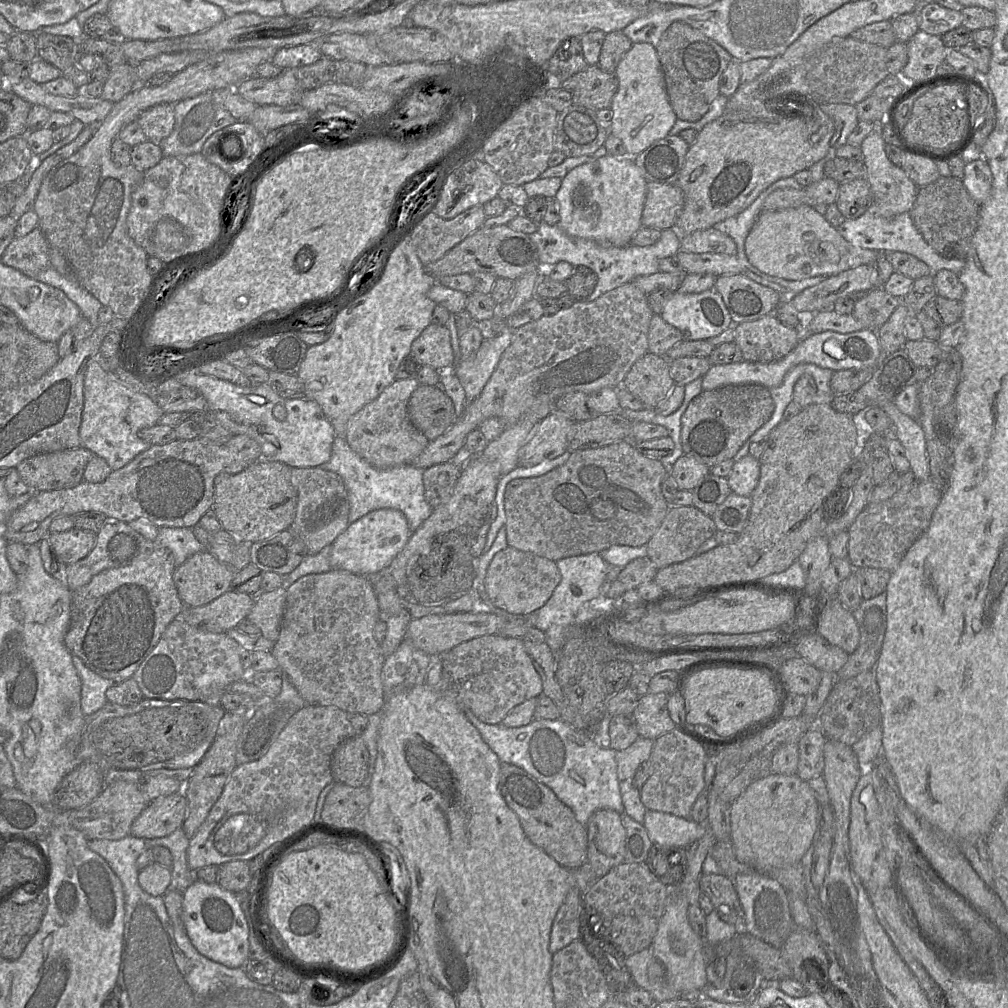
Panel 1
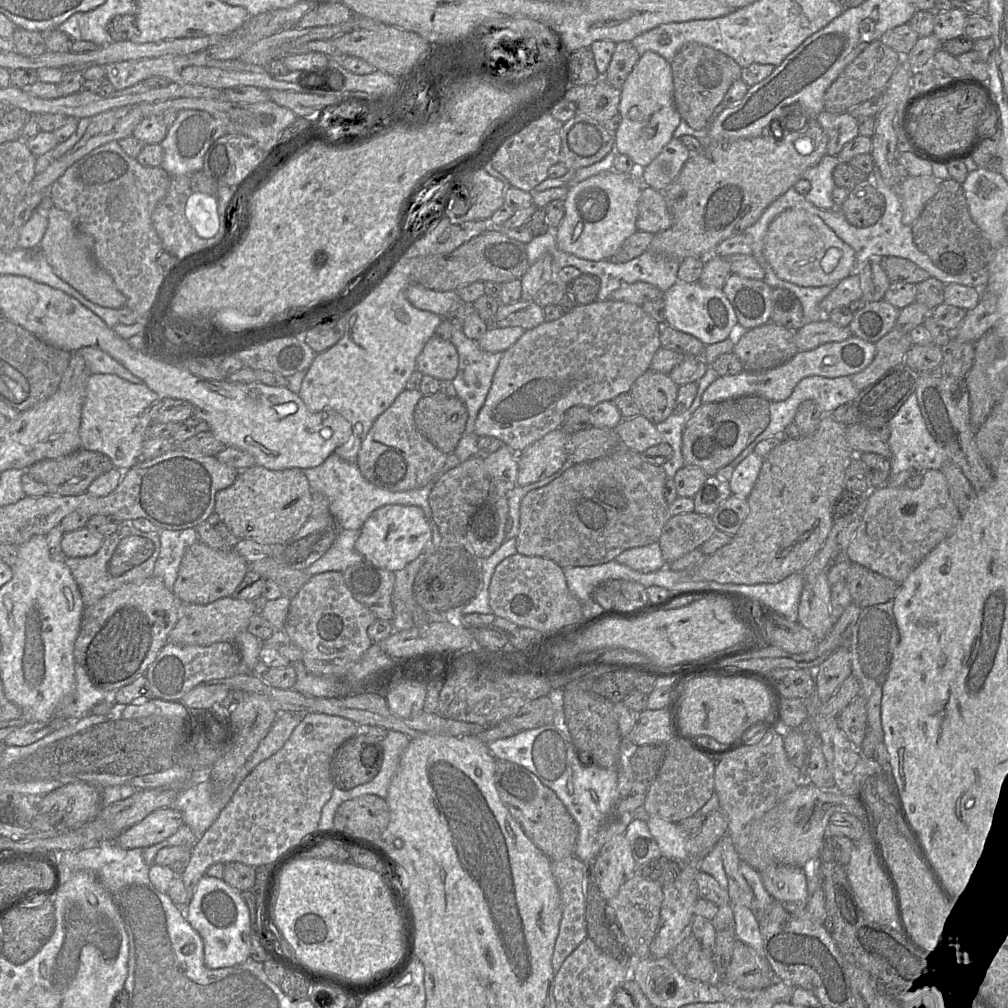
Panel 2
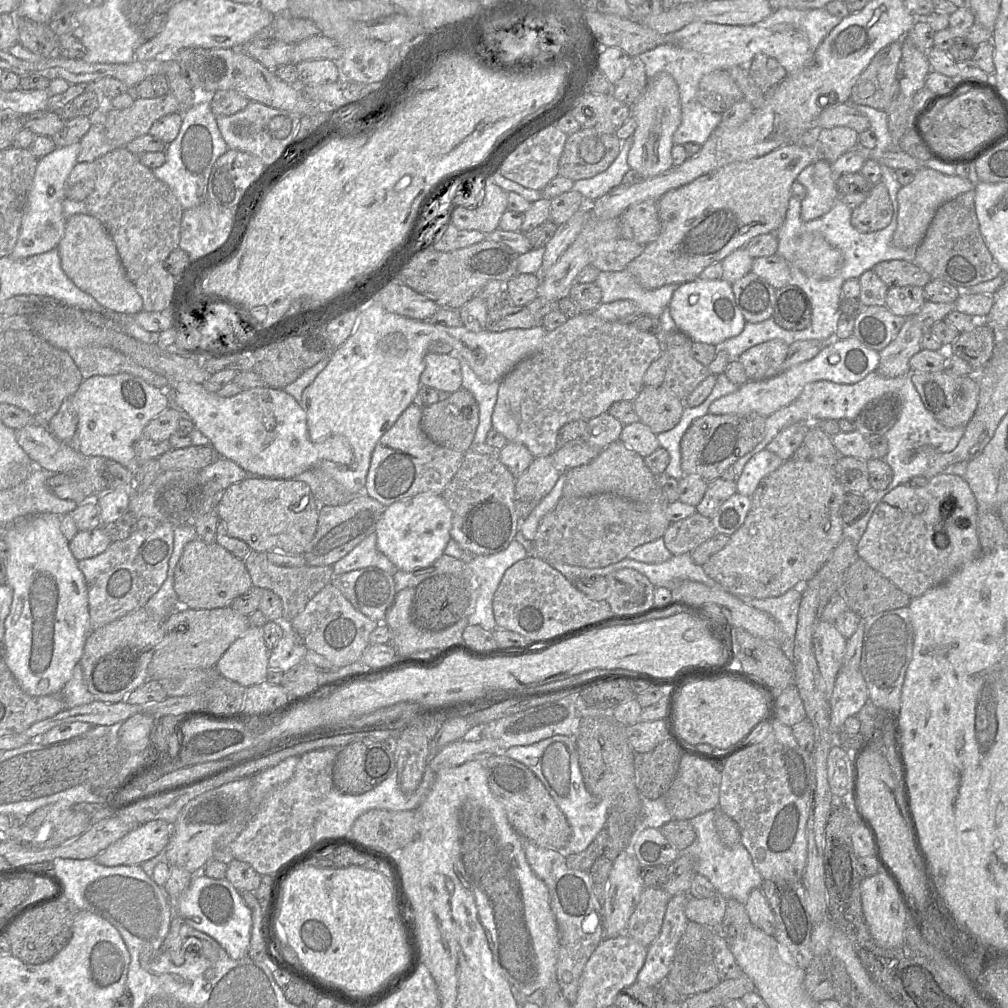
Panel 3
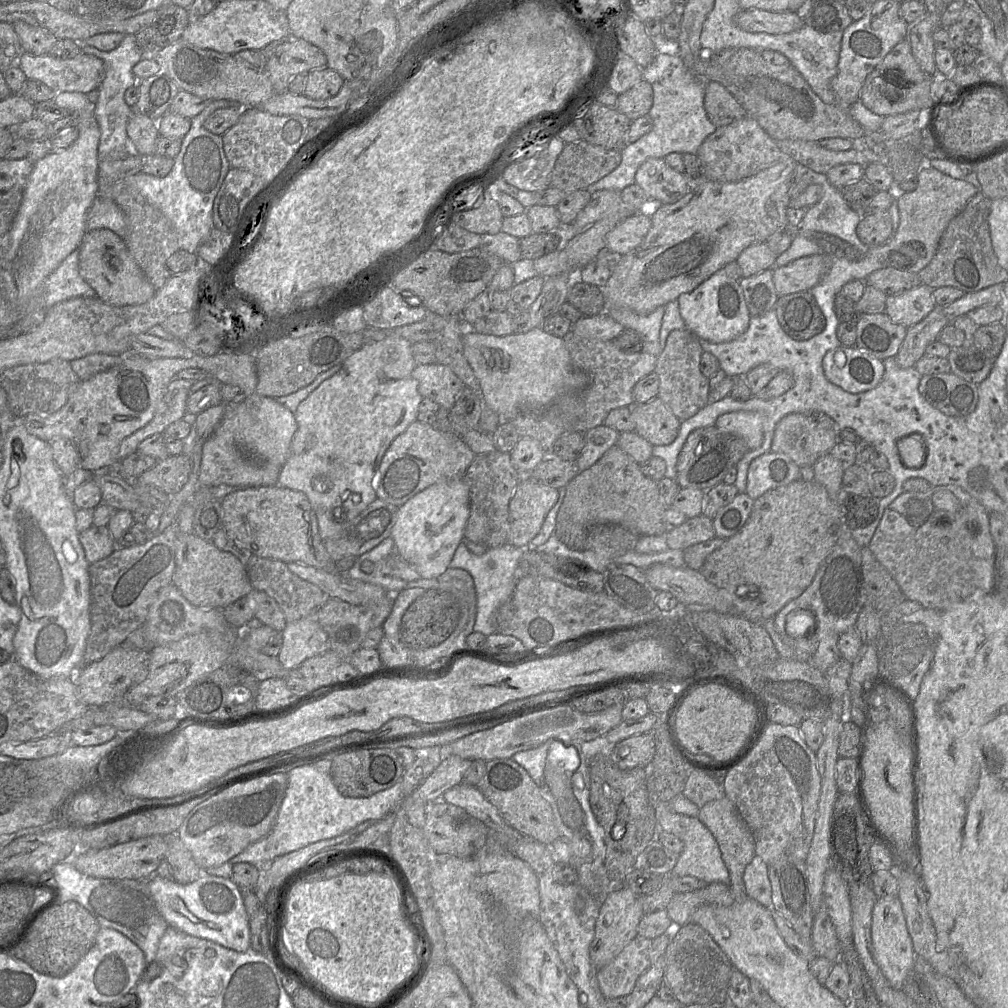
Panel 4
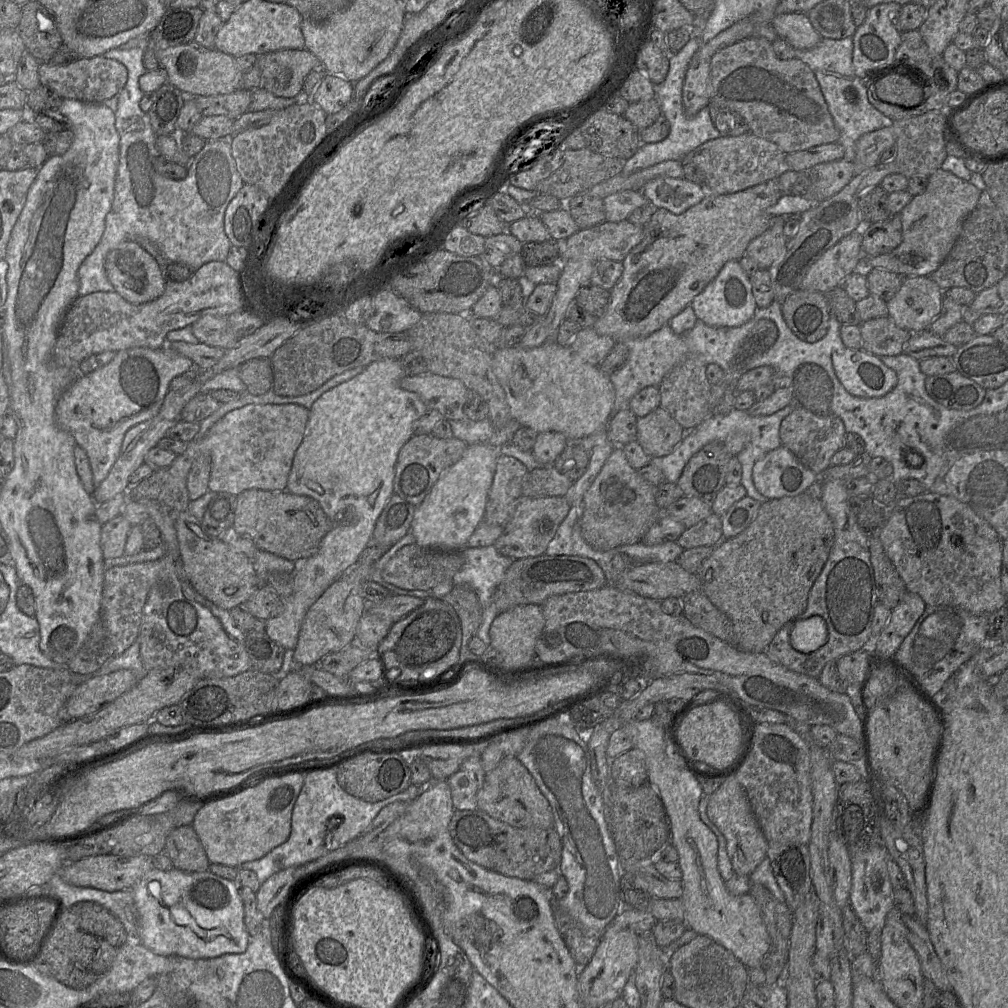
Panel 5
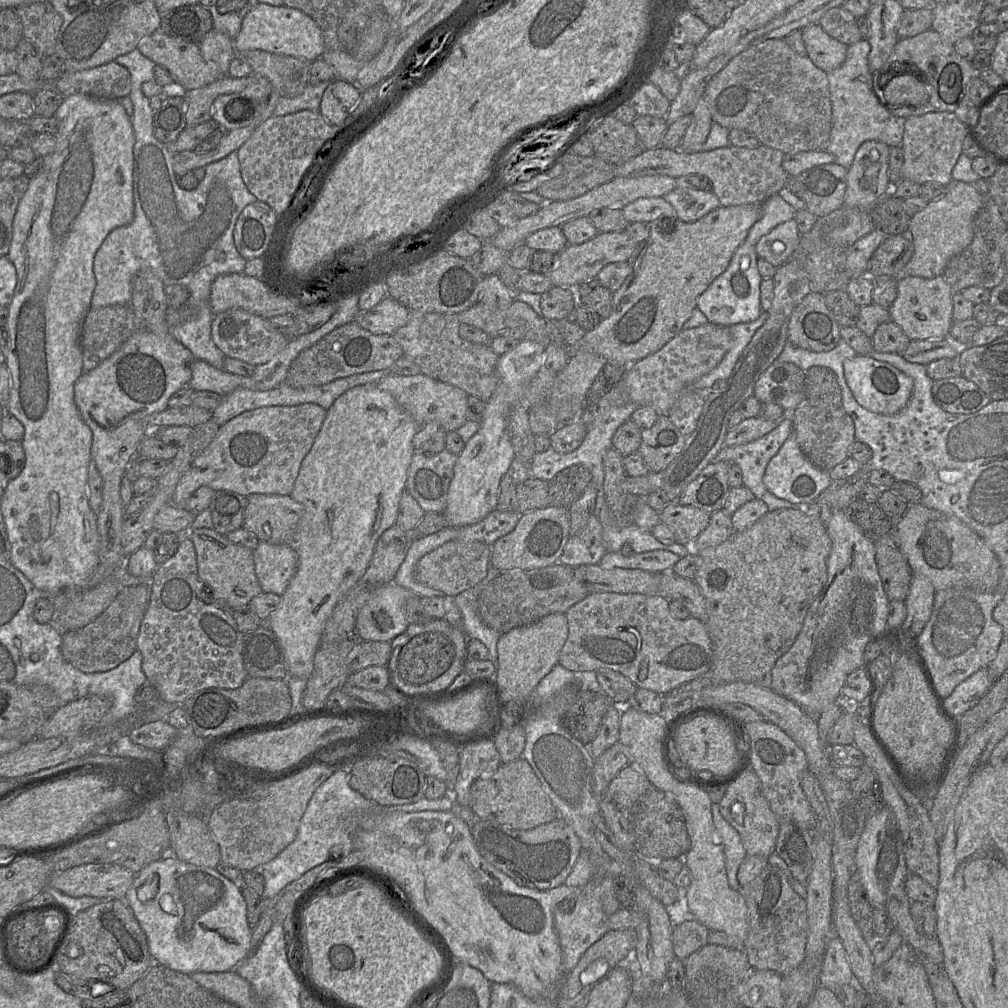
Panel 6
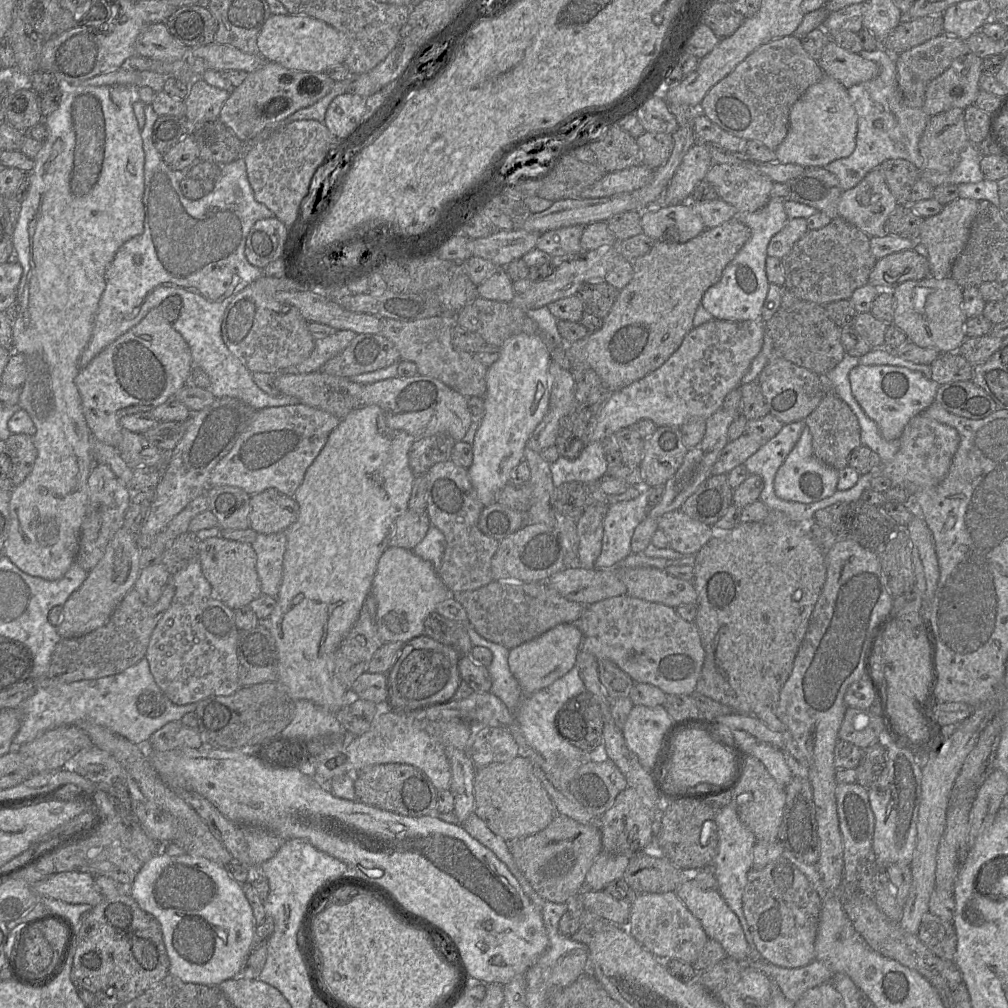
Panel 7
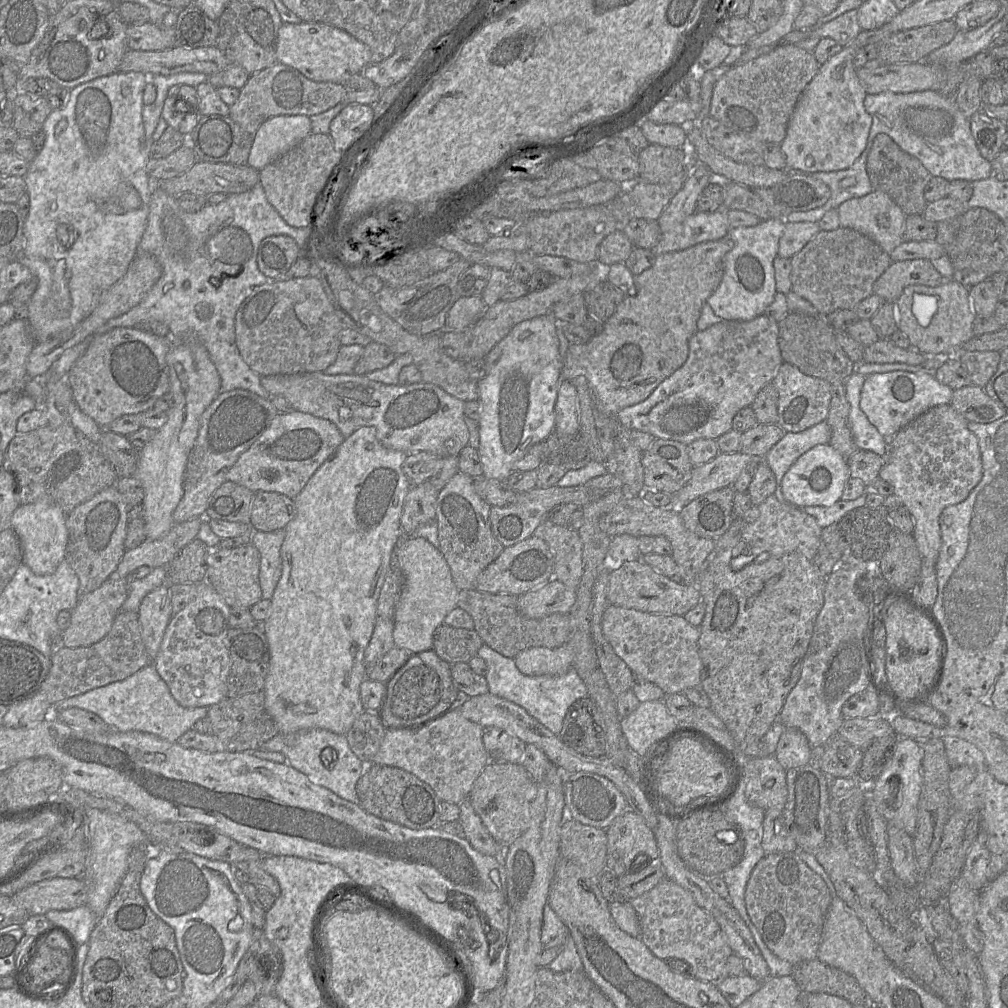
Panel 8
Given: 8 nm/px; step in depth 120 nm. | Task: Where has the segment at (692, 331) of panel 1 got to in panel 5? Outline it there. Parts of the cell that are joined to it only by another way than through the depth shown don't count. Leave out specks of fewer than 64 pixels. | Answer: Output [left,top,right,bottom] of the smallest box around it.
[690,260,757,327]

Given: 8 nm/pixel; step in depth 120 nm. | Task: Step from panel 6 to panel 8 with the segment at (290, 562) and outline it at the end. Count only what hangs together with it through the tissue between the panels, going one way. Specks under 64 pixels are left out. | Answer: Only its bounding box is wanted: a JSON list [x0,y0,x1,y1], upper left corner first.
[251,529,285,600]

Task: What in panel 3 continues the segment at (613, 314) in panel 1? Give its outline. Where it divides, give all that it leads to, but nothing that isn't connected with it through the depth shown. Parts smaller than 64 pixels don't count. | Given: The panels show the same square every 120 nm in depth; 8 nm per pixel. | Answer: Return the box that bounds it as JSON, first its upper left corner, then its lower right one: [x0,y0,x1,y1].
[492,311,662,457]

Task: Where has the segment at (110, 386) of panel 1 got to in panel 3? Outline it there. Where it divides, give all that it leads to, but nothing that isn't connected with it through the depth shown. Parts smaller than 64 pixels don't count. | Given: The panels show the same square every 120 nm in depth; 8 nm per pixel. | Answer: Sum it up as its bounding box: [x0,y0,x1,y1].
[72,374,170,468]

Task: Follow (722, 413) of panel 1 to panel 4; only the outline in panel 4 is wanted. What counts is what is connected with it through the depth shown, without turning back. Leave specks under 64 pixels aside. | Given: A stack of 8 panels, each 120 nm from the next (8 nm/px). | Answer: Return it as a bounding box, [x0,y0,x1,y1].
[677,426,749,491]

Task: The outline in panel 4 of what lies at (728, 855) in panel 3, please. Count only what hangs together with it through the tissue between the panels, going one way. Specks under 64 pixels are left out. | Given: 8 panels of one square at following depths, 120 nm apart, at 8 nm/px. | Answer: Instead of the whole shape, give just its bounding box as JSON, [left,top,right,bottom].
[652,798,773,909]

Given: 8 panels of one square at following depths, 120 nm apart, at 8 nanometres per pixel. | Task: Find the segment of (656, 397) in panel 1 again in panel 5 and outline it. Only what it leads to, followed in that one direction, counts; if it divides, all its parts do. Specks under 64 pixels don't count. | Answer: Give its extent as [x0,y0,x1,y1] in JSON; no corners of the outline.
[637,406,685,458]

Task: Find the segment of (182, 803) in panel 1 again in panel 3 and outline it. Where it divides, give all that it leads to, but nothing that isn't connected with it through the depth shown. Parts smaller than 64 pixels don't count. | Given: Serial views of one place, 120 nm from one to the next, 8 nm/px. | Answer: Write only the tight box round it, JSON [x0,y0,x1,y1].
[95,820,171,866]

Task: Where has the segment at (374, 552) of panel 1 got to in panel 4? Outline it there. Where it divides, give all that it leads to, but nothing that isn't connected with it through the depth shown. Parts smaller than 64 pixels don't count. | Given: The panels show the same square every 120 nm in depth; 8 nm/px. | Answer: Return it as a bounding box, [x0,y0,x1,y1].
[390,477,469,578]

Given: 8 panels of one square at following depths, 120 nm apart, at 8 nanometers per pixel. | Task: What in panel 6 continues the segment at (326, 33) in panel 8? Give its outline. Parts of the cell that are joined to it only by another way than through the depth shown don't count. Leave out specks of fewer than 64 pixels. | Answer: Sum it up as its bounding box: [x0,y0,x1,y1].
[232,3,326,61]

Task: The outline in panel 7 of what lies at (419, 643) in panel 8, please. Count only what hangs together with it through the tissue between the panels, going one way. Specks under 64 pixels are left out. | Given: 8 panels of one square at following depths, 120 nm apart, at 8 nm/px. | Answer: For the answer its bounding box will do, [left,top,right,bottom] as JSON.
[370,546,451,643]

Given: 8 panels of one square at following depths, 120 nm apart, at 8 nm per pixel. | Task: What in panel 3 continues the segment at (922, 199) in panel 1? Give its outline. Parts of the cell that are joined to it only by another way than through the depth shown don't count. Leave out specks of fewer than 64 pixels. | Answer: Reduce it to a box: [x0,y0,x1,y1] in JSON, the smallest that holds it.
[912,190,1003,289]

